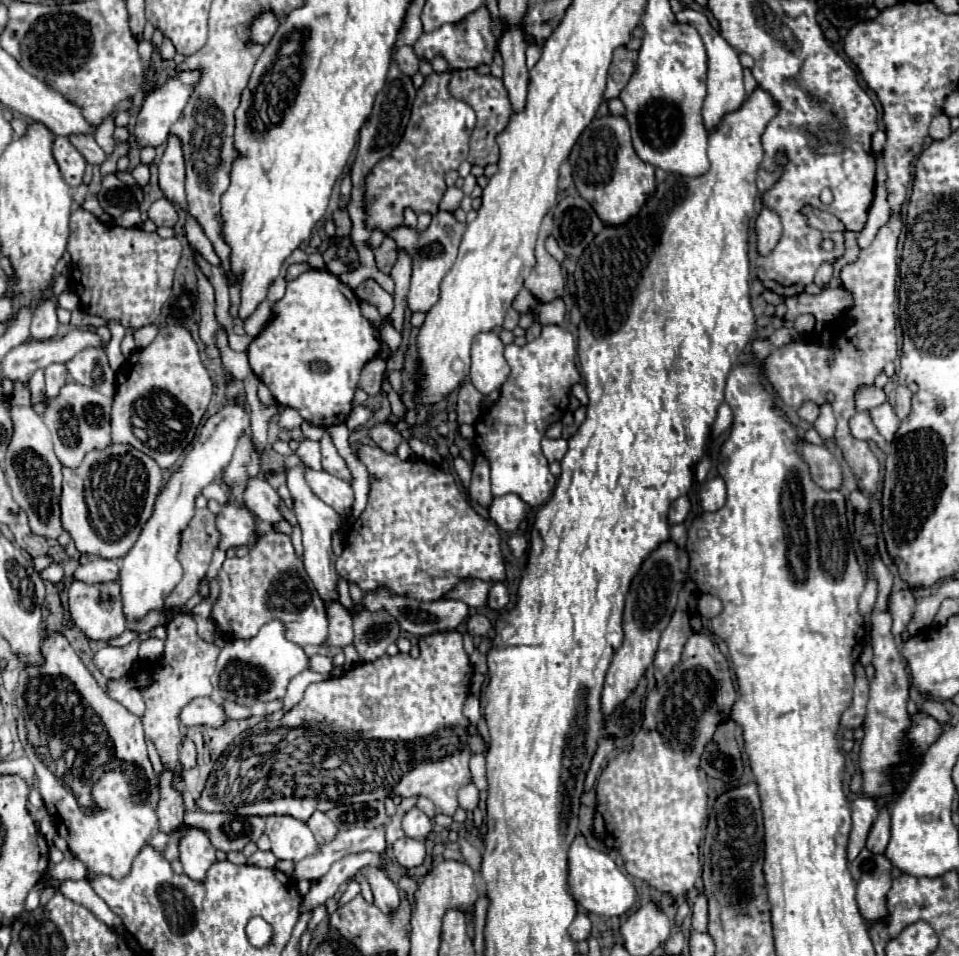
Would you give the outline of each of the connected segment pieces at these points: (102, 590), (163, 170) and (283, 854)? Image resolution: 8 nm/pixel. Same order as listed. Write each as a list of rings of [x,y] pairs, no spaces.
[[[73,582],[69,588],[69,614],[75,626],[87,634],[91,640],[109,642],[111,638],[117,638],[127,628],[125,616],[121,614],[121,594],[119,594],[119,582],[107,582],[97,586],[85,586],[83,582]]]
[[[169,136],[165,154],[159,164],[159,186],[167,200],[179,202],[187,208],[185,202],[185,160],[179,136]]]
[[[267,816],[267,836],[271,838],[271,852],[279,860],[299,862],[317,850],[311,830],[293,816]]]

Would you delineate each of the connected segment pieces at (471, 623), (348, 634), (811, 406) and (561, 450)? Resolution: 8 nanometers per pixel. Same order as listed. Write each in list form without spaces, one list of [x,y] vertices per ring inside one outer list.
[[[471,614],[467,620],[467,632],[471,636],[487,636],[491,632],[491,622],[483,614]]]
[[[329,600],[327,606],[329,612],[329,642],[325,646],[347,646],[353,642],[353,616],[351,612],[339,602],[339,600]]]
[[[805,402],[799,410],[797,410],[797,414],[803,418],[803,420],[807,420],[807,422],[815,422],[817,418],[819,418],[819,404],[815,404],[815,402]]]
[[[543,438],[541,442],[541,448],[543,448],[543,454],[549,462],[557,462],[565,456],[567,452],[567,444],[557,444],[559,440],[551,440],[551,438]]]

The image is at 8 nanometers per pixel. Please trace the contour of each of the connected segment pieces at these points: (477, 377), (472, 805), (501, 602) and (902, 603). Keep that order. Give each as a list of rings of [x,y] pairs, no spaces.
[[[481,332],[471,346],[471,382],[483,394],[501,388],[509,376],[509,366],[503,358],[503,342],[495,332]]]
[[[473,784],[465,786],[461,792],[459,792],[459,806],[467,812],[473,812],[479,804],[479,790],[475,788]]]
[[[501,582],[493,584],[491,590],[489,590],[489,608],[493,608],[493,610],[501,610],[501,608],[505,608],[507,602],[509,602],[507,588],[505,588]]]
[[[899,590],[899,592],[895,592],[895,594],[889,596],[889,612],[891,612],[891,618],[893,618],[891,632],[893,632],[895,636],[897,636],[897,634],[907,626],[907,622],[911,620],[913,608],[915,608],[915,598],[913,598],[911,590]]]

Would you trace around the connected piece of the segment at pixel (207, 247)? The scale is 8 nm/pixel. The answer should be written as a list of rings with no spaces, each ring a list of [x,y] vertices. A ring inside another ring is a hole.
[[[187,214],[185,230],[187,230],[187,240],[189,240],[189,244],[191,244],[191,246],[195,246],[207,262],[211,262],[211,264],[219,262],[219,258],[217,258],[217,254],[215,254],[215,250],[213,250],[211,242],[205,238],[205,234],[203,234],[203,230],[197,226],[195,218],[191,218],[189,214]]]

